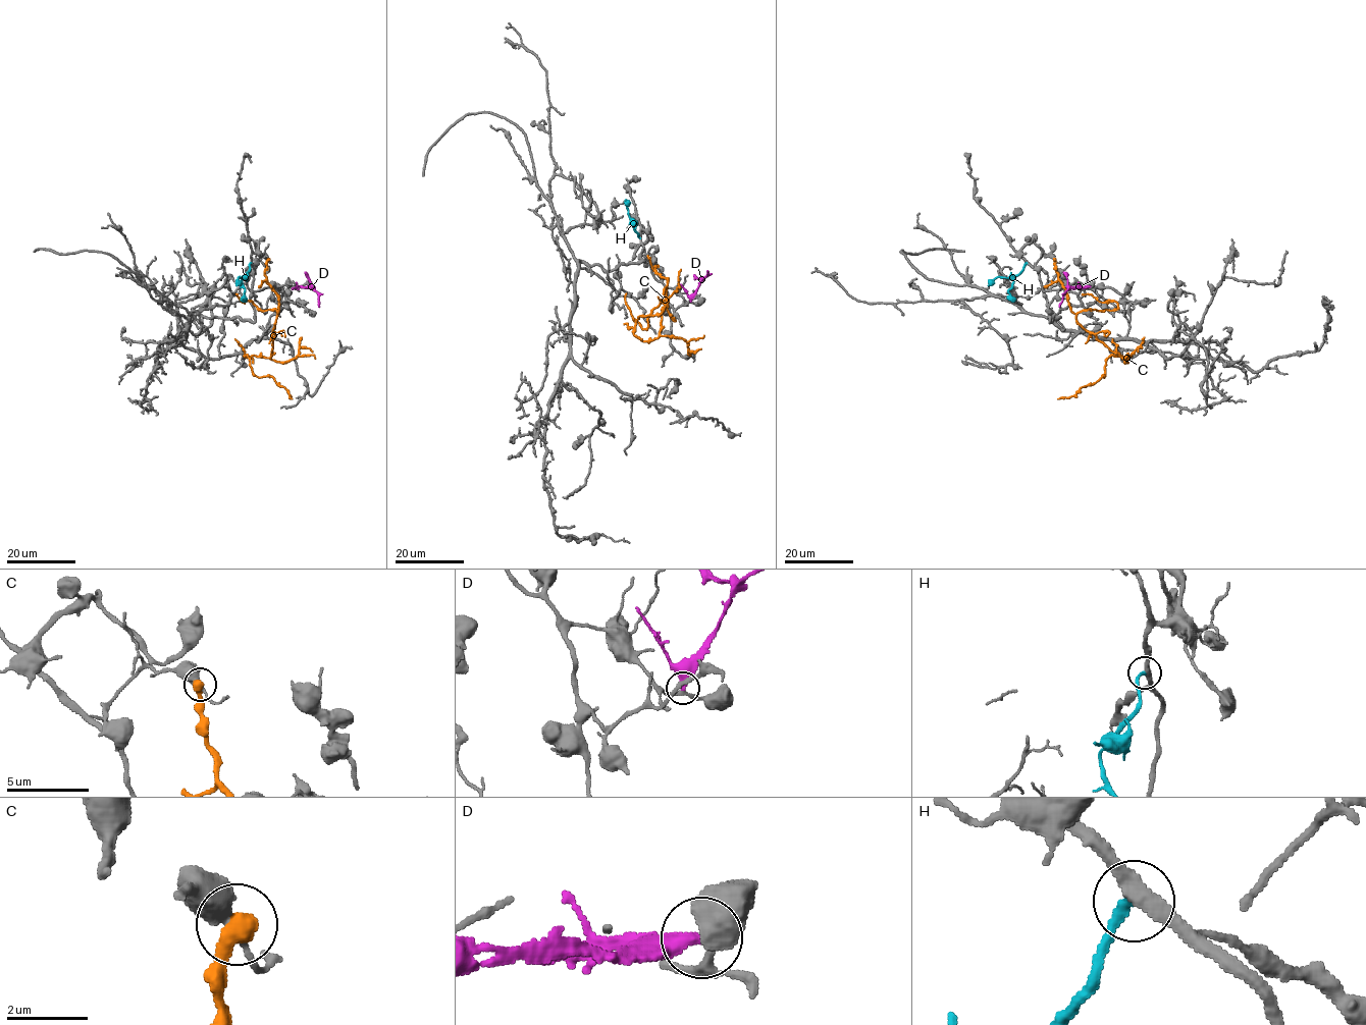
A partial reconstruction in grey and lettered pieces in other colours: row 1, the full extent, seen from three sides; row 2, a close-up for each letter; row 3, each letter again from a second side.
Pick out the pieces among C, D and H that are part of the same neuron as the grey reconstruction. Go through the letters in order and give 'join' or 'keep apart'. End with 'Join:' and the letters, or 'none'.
C: keep apart
D: keep apart
H: join
Join: H

